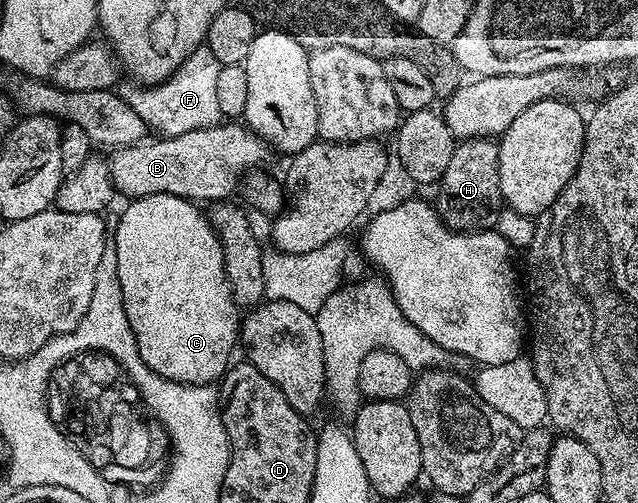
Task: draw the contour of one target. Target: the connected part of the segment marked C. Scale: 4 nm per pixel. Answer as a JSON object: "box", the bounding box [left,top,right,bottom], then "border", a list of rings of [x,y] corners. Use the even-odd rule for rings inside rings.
{"box":[111,194,239,385],"border":[[[175,194],[139,196],[126,204],[129,205],[119,212],[111,239],[118,258],[123,310],[127,310],[127,322],[131,322],[131,334],[135,334],[139,354],[155,374],[171,382],[216,385],[229,371],[234,359],[233,347],[236,349],[239,344],[239,309],[227,282],[223,246],[217,231],[194,201]]]}

